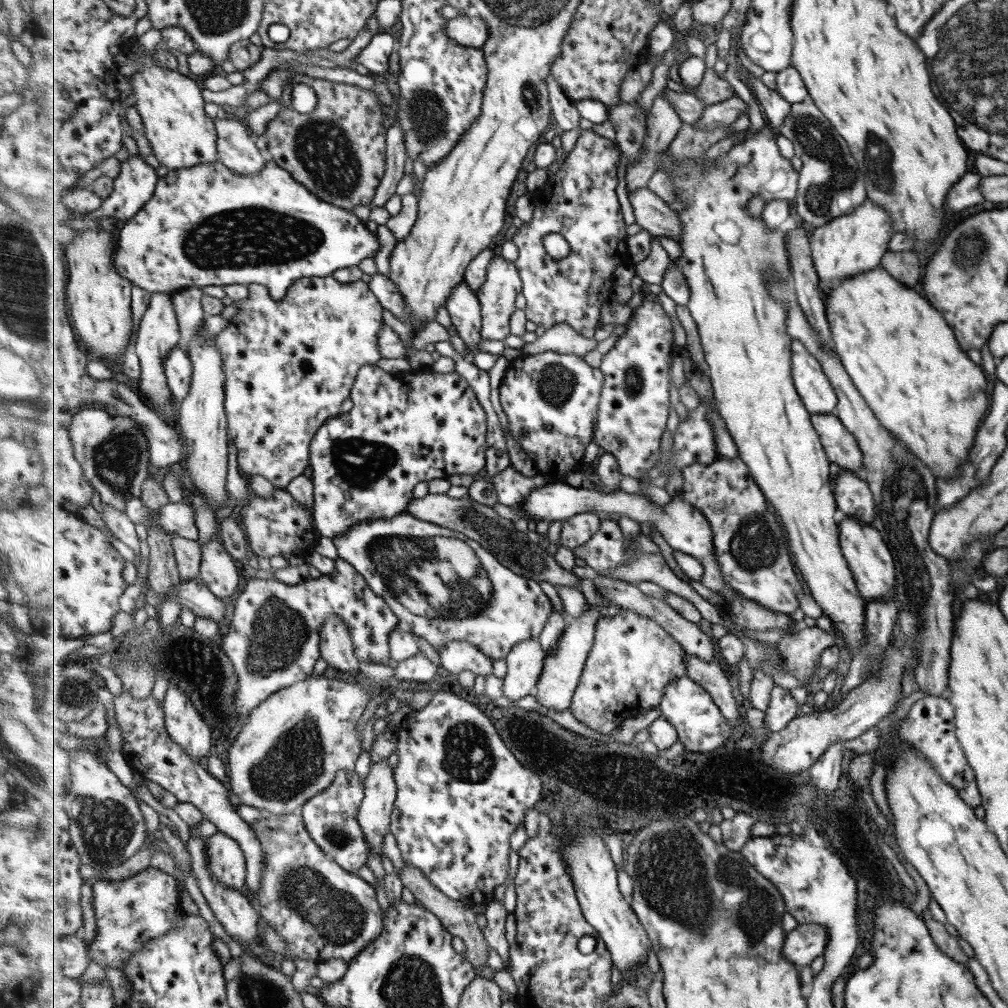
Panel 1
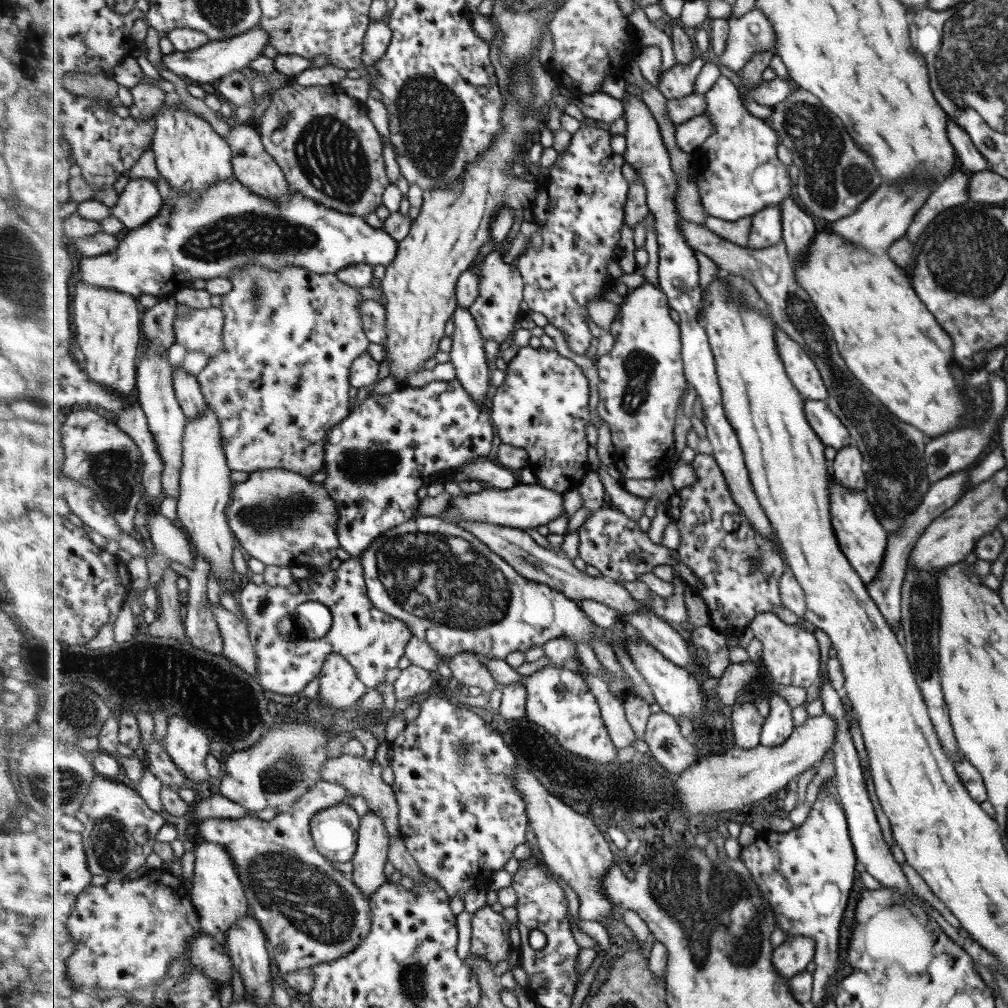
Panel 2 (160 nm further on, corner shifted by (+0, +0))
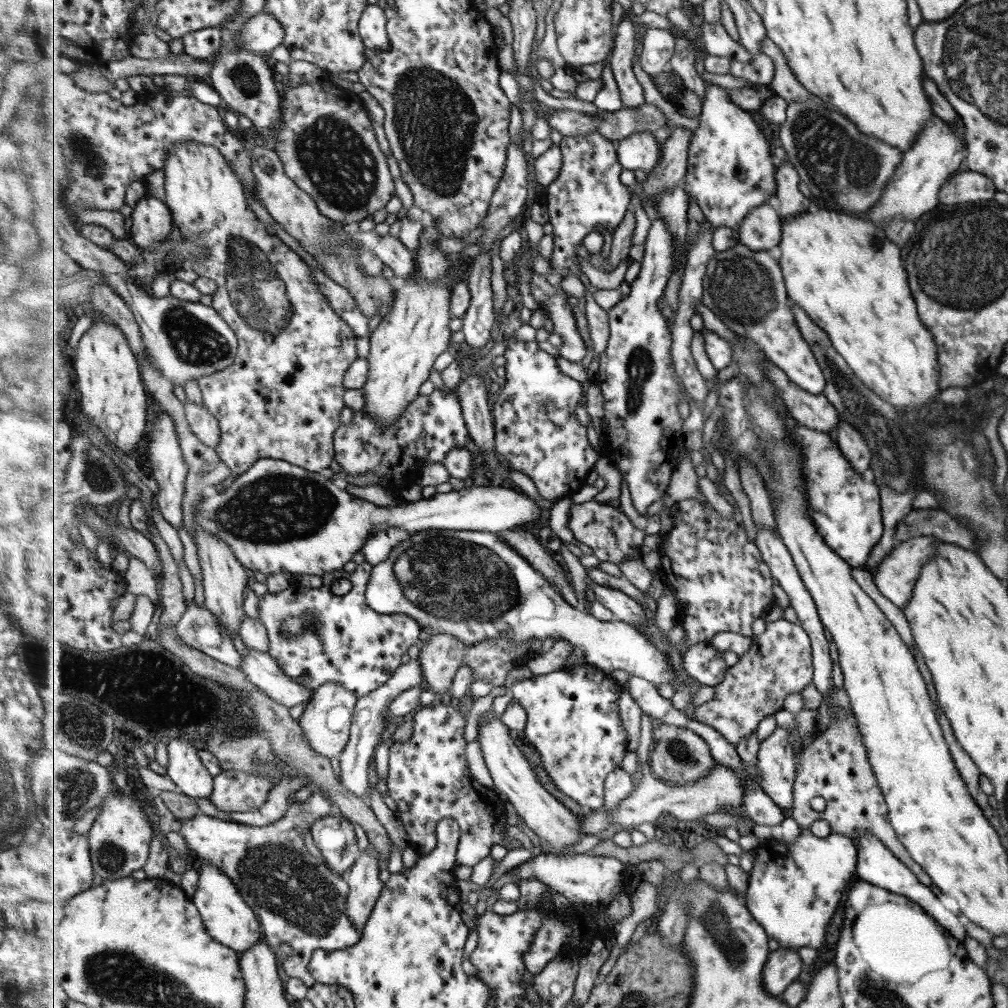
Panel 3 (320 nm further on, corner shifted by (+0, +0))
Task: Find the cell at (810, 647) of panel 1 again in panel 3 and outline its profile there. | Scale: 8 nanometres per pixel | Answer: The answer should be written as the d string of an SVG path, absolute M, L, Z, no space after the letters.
M781 618L766 623L764 632L755 636L754 644L758 646L759 660L753 658L753 662L749 662L749 658L745 658L745 666L741 666L741 662L739 662L739 666L729 667L727 678L724 678L723 682L714 688L715 696L701 706L690 707L689 710L690 716L693 716L691 712L694 712L695 720L708 724L736 747L744 738L748 738L756 732L760 727L760 722L783 709L786 698L790 694L805 690L809 686L809 682L812 682L811 637L800 622L789 622Z

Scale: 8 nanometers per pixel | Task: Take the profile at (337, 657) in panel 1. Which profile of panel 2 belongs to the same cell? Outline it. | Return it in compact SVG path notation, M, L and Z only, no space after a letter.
M334 652L328 656L318 676L319 688L317 699L320 704L326 704L339 710L348 710L353 704L358 704L364 694L369 691L368 686L357 676L356 668L342 654Z

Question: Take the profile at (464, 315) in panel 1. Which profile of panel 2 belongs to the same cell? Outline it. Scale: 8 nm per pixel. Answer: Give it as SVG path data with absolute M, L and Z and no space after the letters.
M458 306L452 318L456 324L456 330L452 337L452 349L450 351L450 361L455 365L457 379L470 391L471 398L475 402L487 402L493 391L491 390L491 366L485 349L485 338L481 335L481 330L471 311L465 307Z

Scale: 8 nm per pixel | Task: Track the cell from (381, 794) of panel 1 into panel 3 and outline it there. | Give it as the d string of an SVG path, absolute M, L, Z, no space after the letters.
M369 846L350 868L348 876L350 897L347 898L346 913L358 930L364 930L383 893L384 883L379 878L381 870L375 853L375 848Z

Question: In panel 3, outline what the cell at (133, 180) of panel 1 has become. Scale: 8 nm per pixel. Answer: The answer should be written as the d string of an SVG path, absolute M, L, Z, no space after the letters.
M145 194L132 212L130 239L140 248L154 248L167 240L173 230L174 218L166 201Z

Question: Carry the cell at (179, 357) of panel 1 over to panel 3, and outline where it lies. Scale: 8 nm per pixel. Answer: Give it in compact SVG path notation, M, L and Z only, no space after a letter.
M188 399L183 404L185 418L187 418L191 430L199 437L201 442L204 442L211 448L217 449L222 439L219 420L209 411L207 406L195 402L194 399Z

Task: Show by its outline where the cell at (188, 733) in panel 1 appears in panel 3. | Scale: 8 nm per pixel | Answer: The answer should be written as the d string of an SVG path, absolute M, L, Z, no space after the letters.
M177 736L169 741L168 748L167 775L177 790L193 799L210 799L214 793L215 776L202 762L199 746L195 748Z

